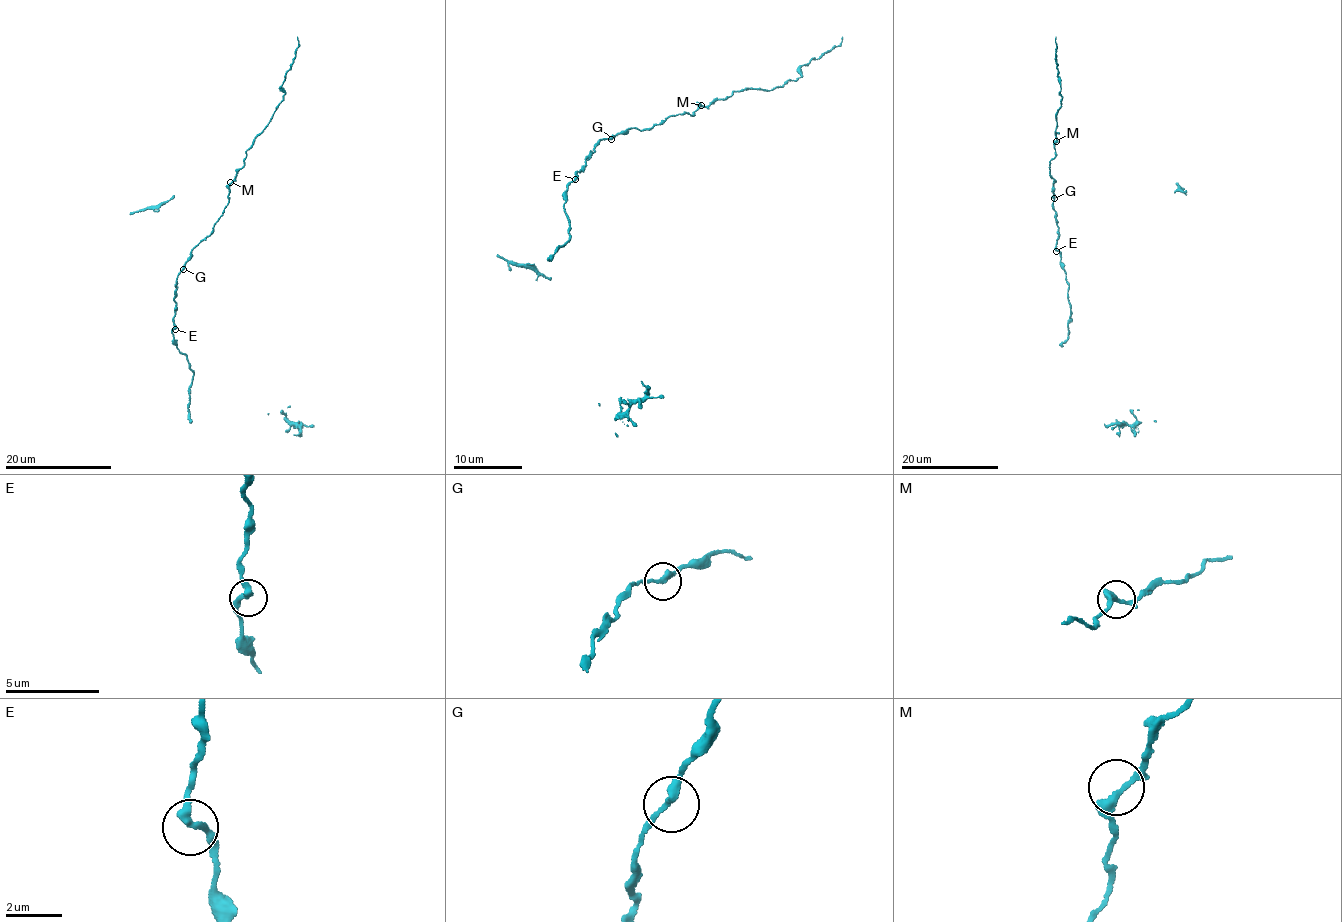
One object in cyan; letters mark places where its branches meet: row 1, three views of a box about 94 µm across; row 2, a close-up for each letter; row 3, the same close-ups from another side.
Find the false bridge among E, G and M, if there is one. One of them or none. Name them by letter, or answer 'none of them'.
none of them

